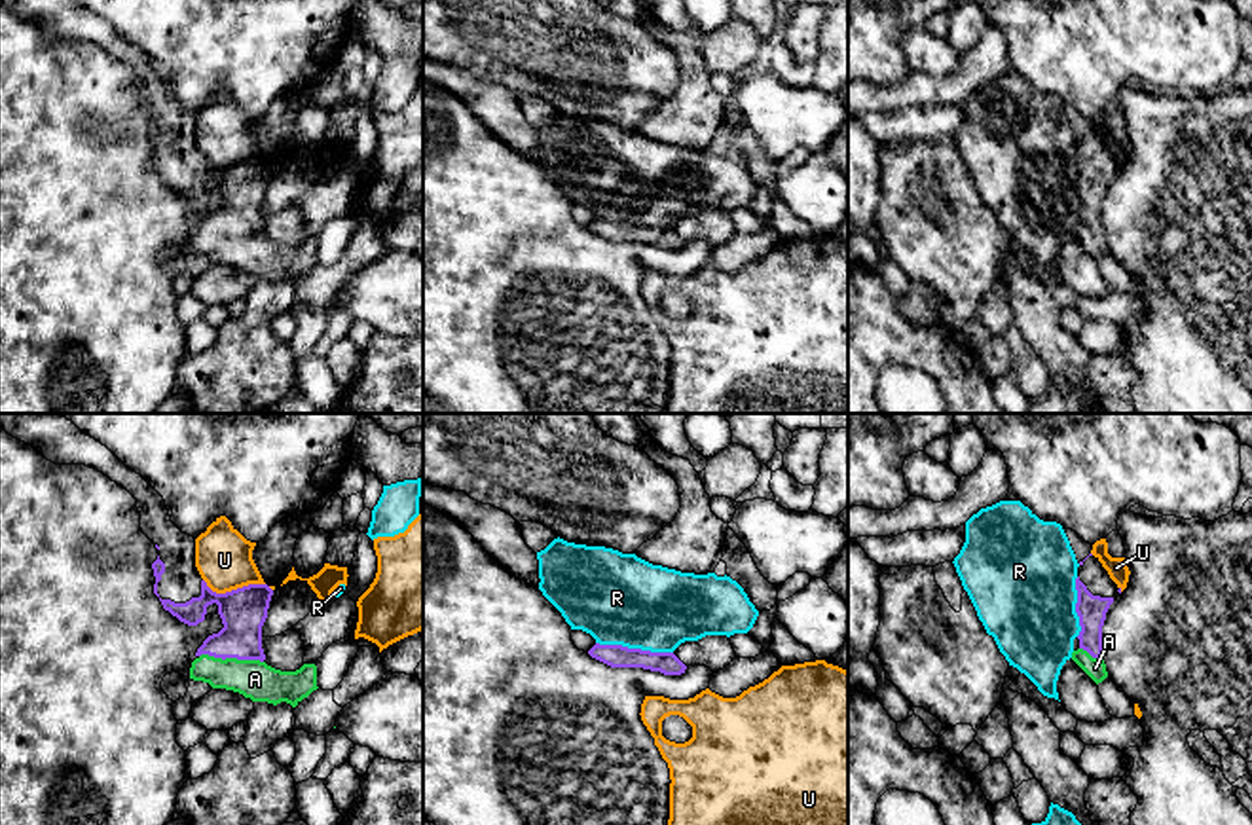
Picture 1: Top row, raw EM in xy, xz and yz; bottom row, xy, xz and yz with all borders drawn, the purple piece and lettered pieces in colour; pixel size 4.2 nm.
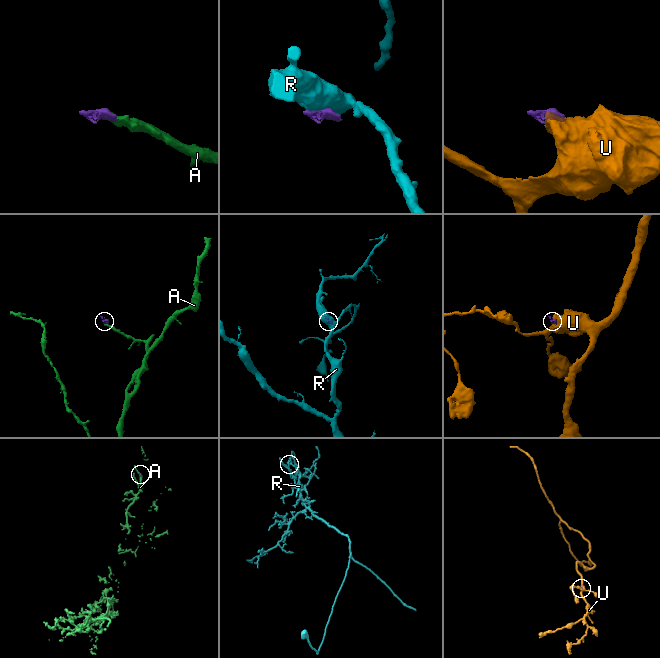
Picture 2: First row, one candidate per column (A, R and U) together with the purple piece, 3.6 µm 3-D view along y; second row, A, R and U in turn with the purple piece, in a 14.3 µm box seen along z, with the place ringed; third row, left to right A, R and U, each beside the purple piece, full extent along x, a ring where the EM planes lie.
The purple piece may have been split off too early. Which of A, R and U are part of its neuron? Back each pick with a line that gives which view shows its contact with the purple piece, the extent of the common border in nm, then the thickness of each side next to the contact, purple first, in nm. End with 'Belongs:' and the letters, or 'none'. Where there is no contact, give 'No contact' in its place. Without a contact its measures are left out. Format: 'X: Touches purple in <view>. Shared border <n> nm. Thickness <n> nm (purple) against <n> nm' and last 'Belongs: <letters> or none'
A: Touches purple in xy. Shared border 280 nm. Thickness 200 nm (purple) against 170 nm
Belongs: A

